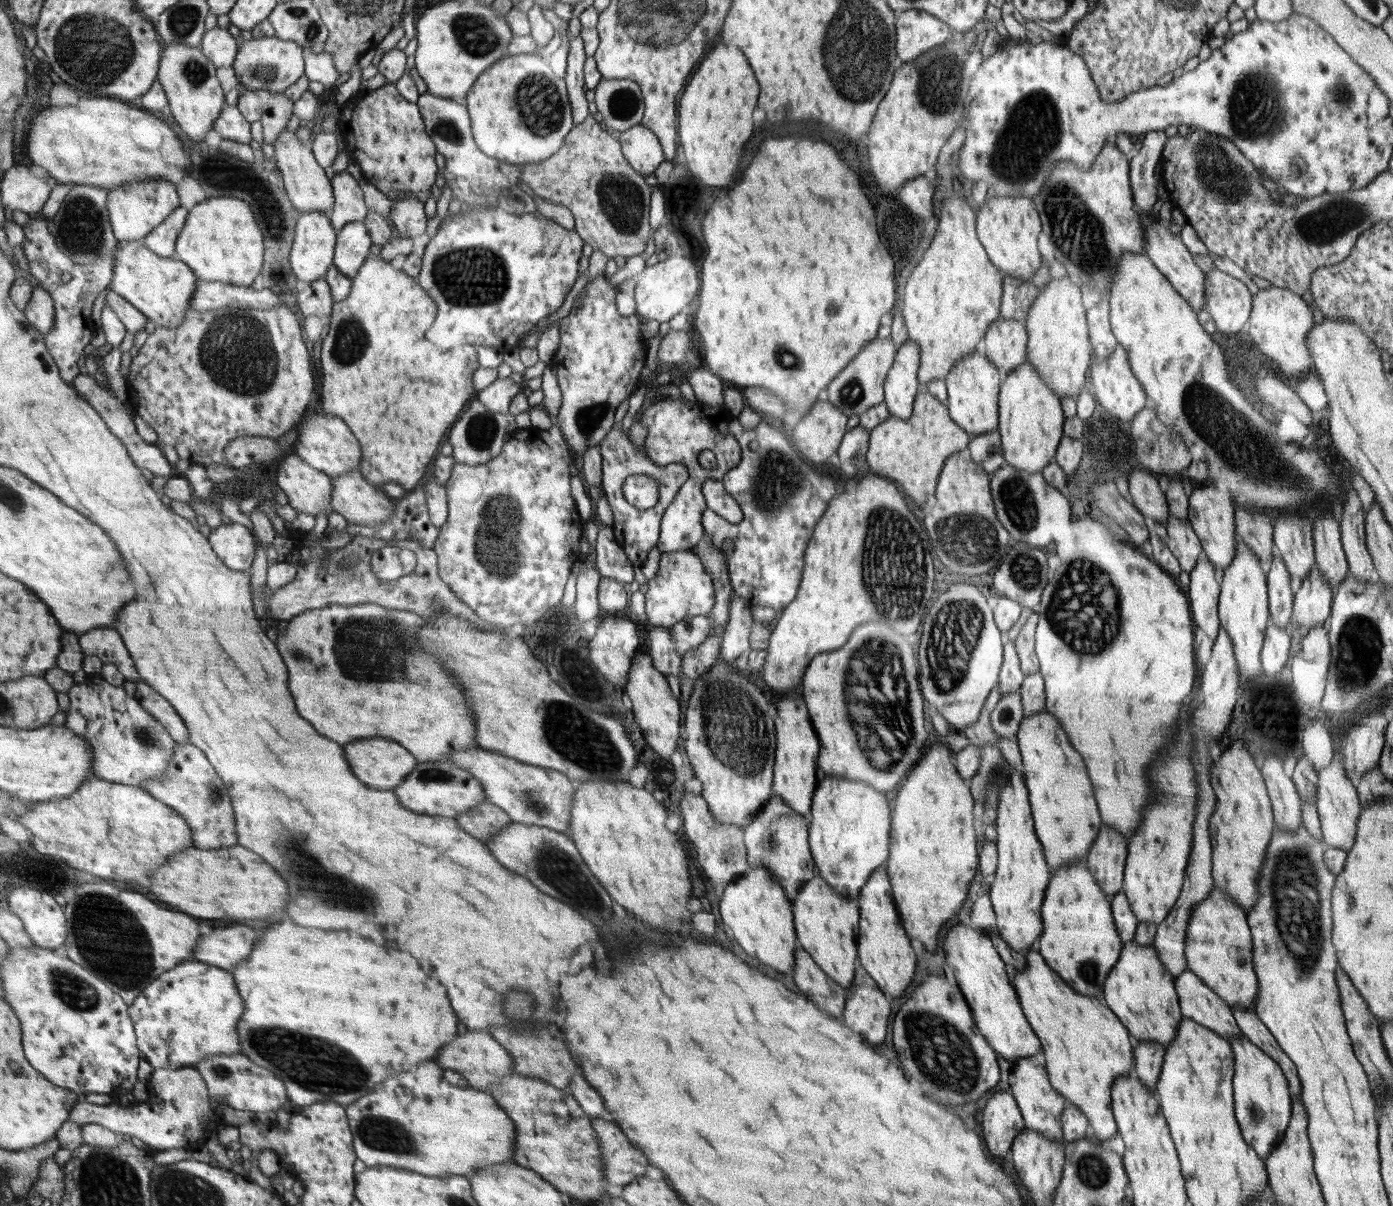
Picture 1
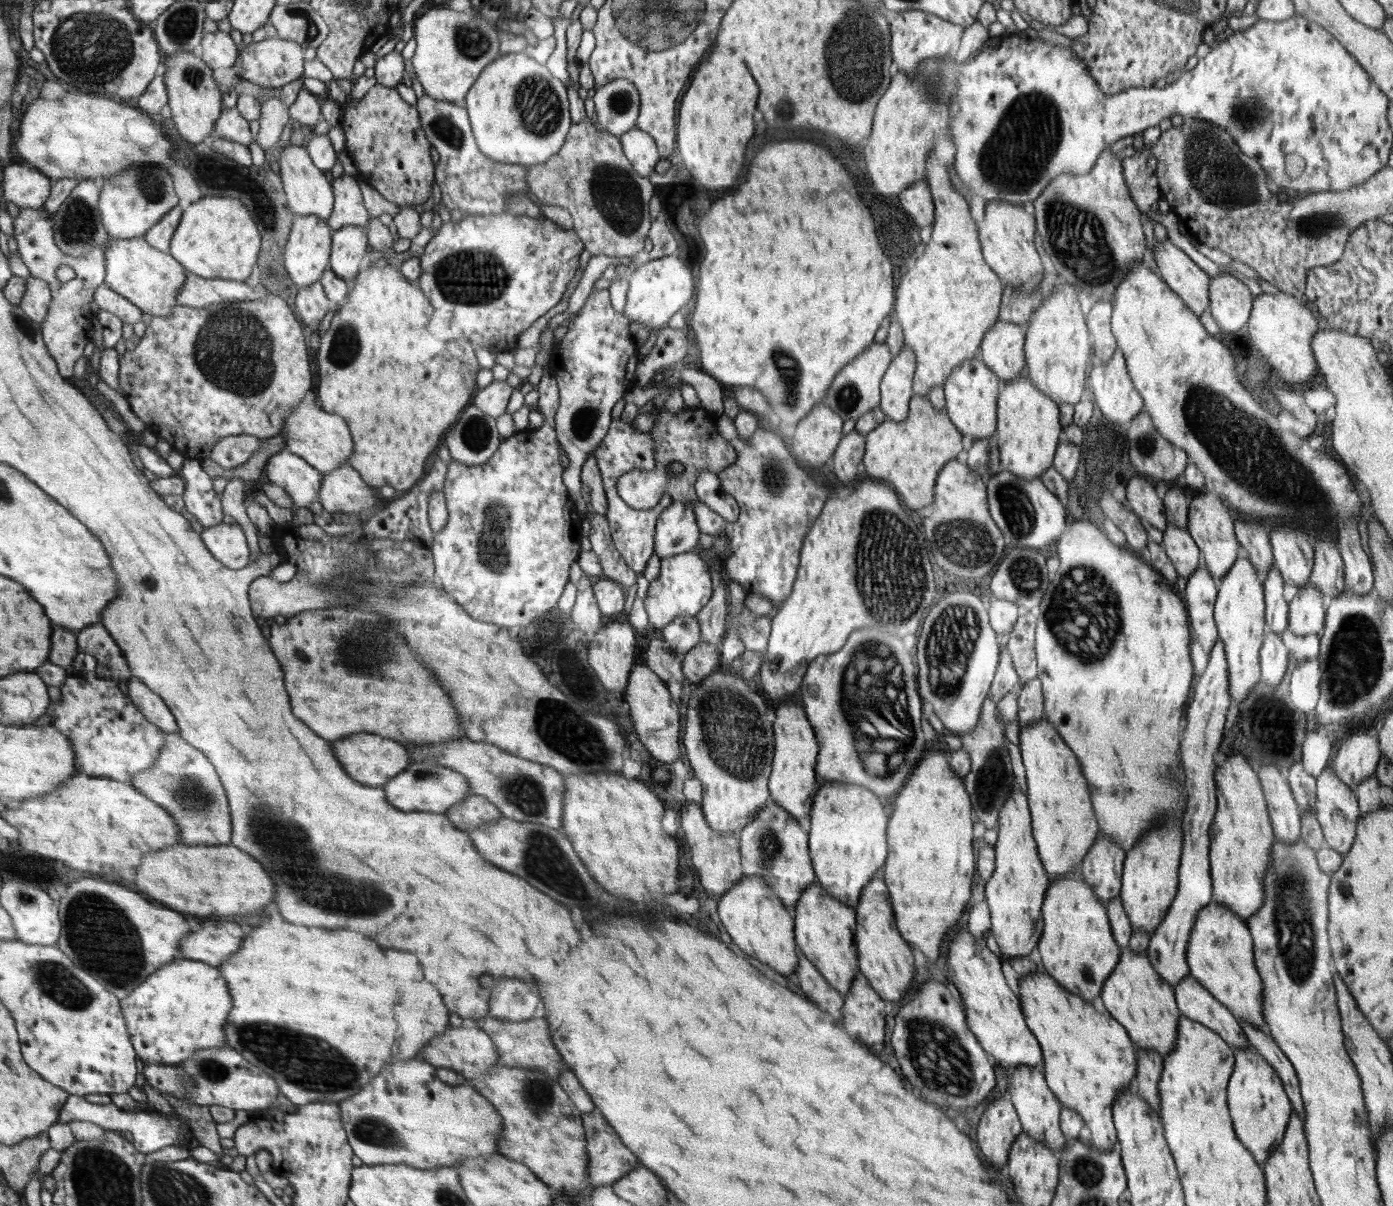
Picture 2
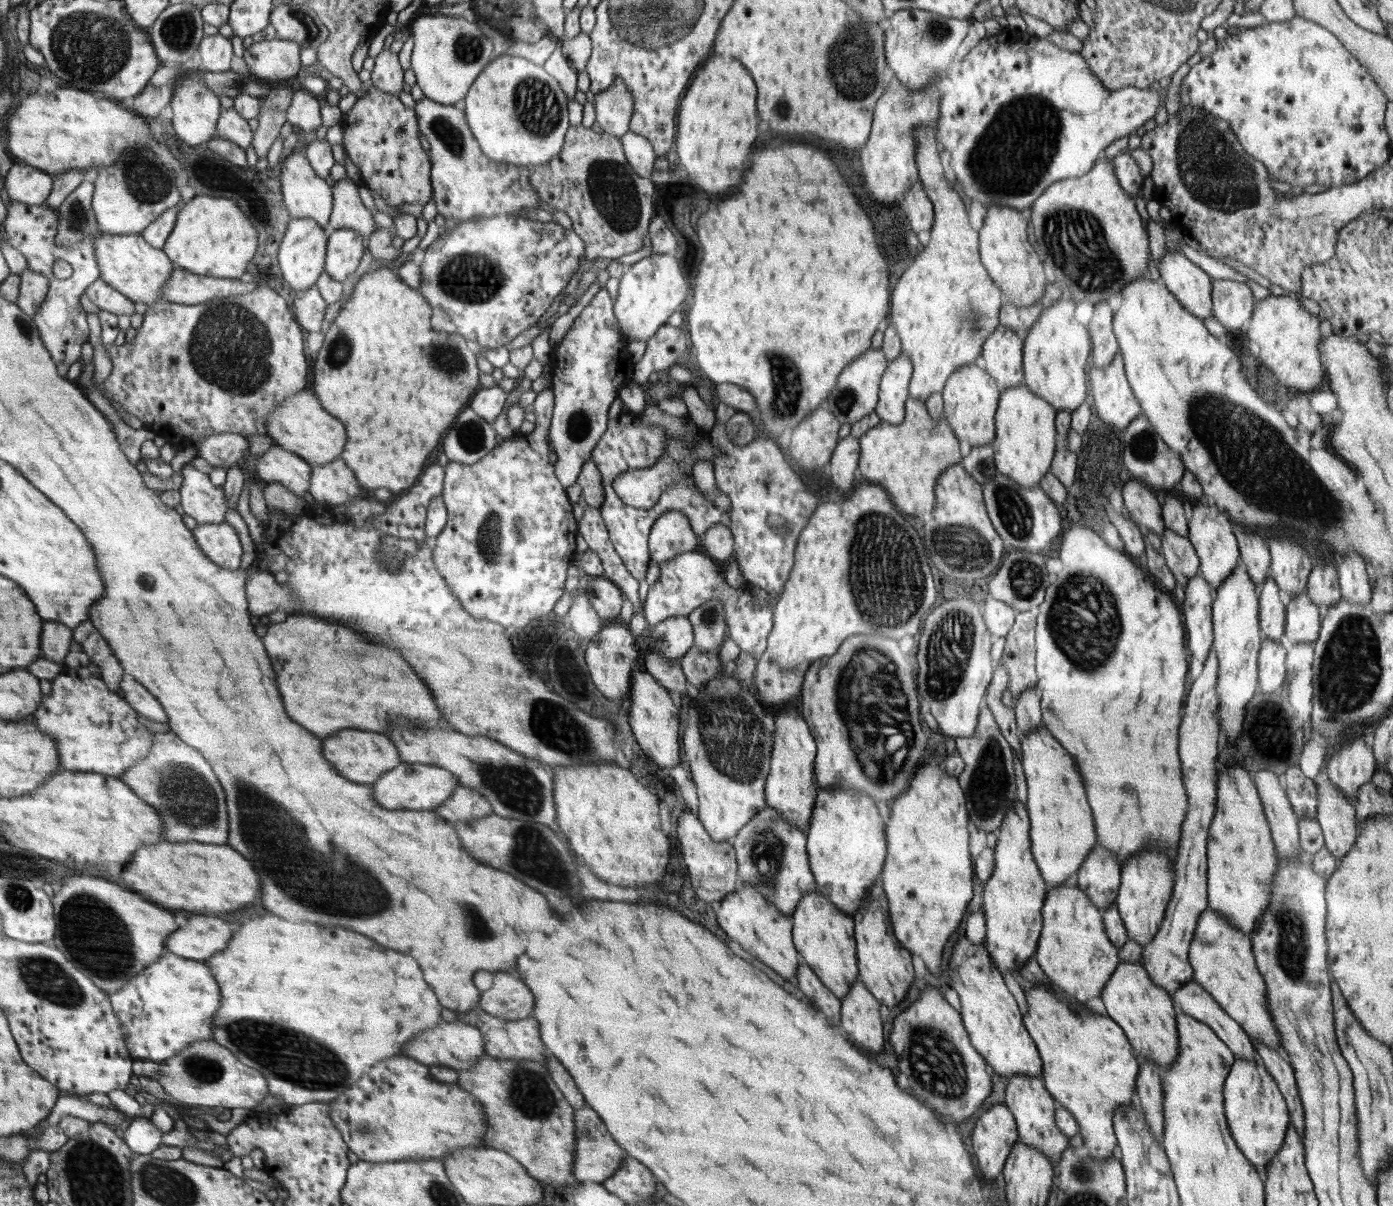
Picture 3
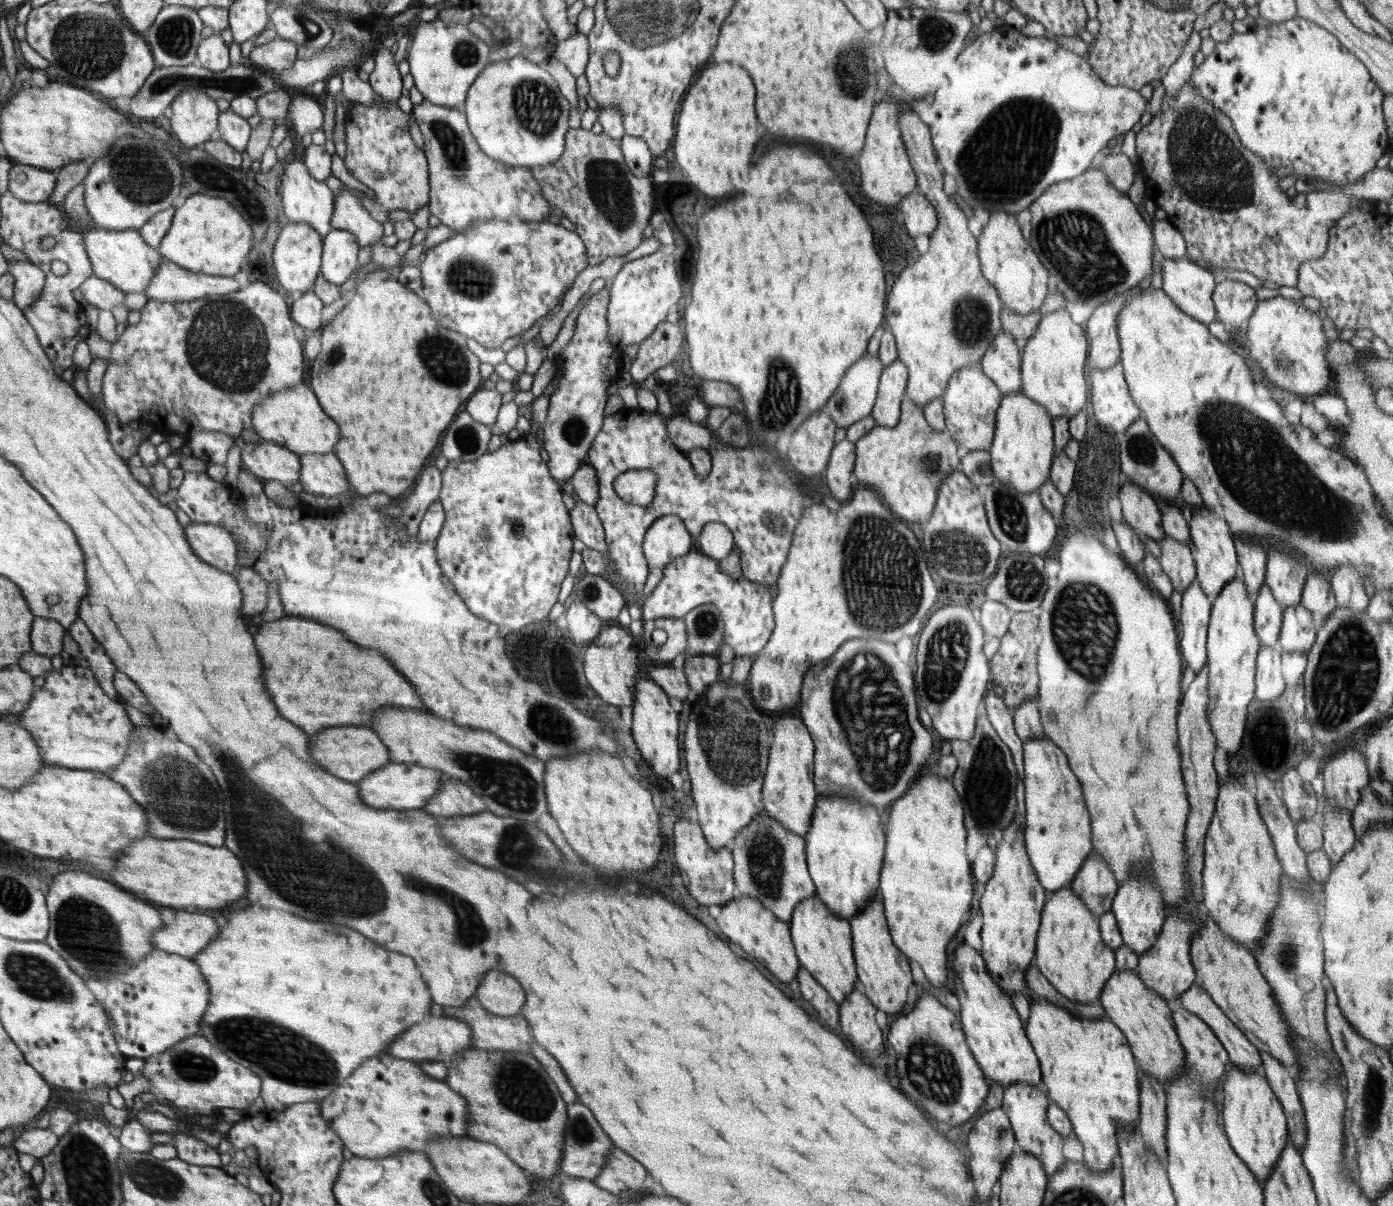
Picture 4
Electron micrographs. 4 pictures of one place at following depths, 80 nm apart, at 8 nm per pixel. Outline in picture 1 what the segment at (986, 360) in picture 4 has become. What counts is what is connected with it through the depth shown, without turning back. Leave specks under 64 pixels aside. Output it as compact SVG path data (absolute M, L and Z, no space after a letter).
M1000 316L988 327L980 348L1005 376L1026 362L1027 342L1025 322Z

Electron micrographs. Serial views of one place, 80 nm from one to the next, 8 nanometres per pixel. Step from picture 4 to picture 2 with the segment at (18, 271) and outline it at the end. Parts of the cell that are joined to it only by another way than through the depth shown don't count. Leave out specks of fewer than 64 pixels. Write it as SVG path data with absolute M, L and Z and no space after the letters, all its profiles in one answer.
M30 276L26 280L26 291L24 291L24 297L22 297L19 307L25 311L25 315L29 316L30 320L37 321L41 325L48 314L48 306L51 301L49 284L34 276Z

